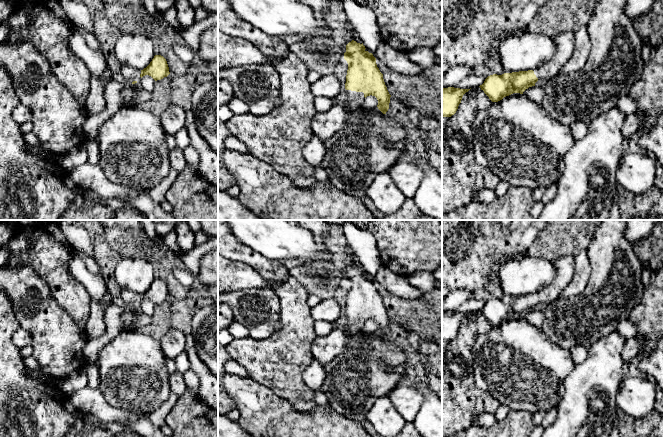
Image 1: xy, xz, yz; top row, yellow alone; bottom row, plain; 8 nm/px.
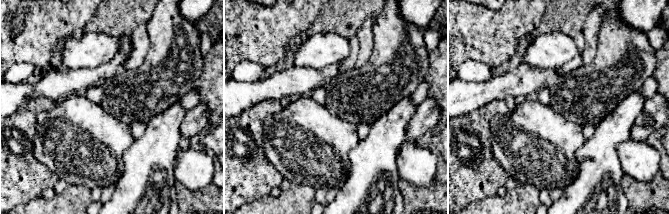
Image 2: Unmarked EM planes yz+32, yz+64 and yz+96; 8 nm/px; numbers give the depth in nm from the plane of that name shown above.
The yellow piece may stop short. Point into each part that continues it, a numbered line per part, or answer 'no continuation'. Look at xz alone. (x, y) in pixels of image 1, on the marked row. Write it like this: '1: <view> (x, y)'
1: xz (355, 99)

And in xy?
1: xy (130, 74)

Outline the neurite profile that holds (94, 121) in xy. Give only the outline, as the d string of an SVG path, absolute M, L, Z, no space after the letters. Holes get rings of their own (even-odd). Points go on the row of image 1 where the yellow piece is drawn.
M111 80L107 83L104 91L107 103L105 110L97 113L89 113L83 126L83 132L87 140L97 139L97 135L101 126L118 110L123 107L132 106L131 103L125 101L121 95L123 90L131 88L140 89L140 82L131 84L130 87L127 87L126 85L118 83L114 80Z

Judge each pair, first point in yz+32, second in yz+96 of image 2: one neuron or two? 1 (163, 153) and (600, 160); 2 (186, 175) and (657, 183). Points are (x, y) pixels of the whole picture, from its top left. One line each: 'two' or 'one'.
1: one
2: two

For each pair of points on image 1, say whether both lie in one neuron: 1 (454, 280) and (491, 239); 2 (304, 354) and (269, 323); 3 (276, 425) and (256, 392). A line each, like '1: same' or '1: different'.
1: same
2: different
3: same

